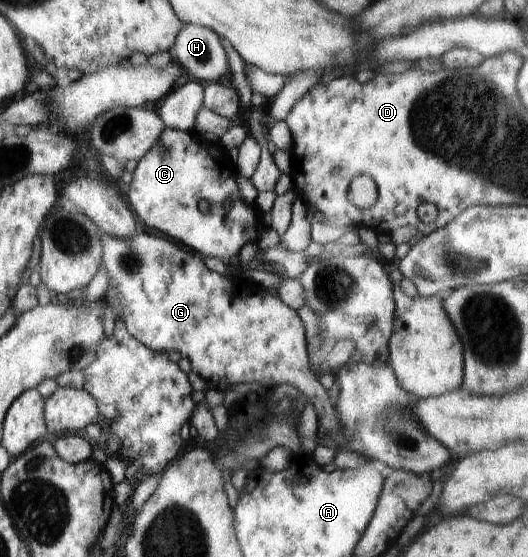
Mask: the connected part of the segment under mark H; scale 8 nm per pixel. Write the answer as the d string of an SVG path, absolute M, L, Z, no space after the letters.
M184 24L176 37L174 55L191 79L202 83L216 83L231 70L218 35L201 25Z

